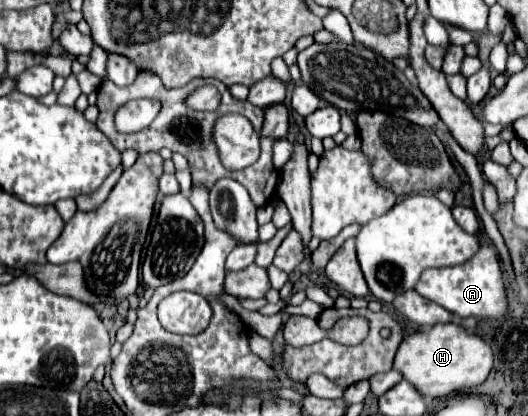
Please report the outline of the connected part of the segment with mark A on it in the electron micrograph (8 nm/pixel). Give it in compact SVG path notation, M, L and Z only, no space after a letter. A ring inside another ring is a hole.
M484 244L474 258L460 266L448 266L448 268L430 268L424 270L420 276L418 284L414 290L444 306L448 312L452 312L458 318L492 318L498 320L508 312L508 298L506 298L506 288L504 288L504 278L502 278L502 268L496 256L496 250L488 244Z

